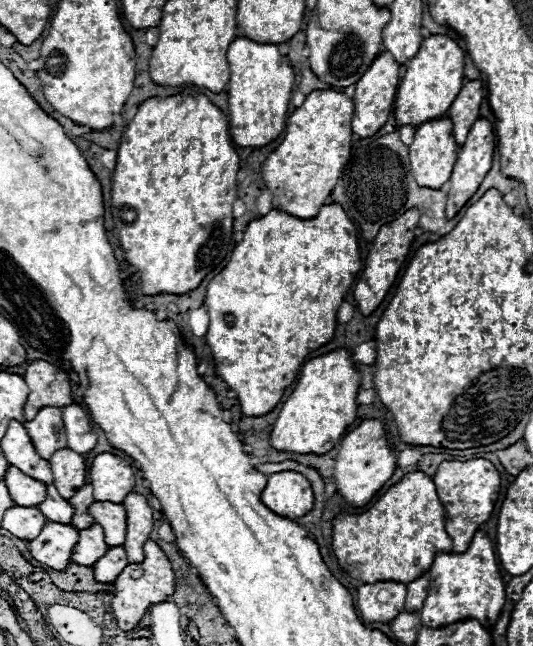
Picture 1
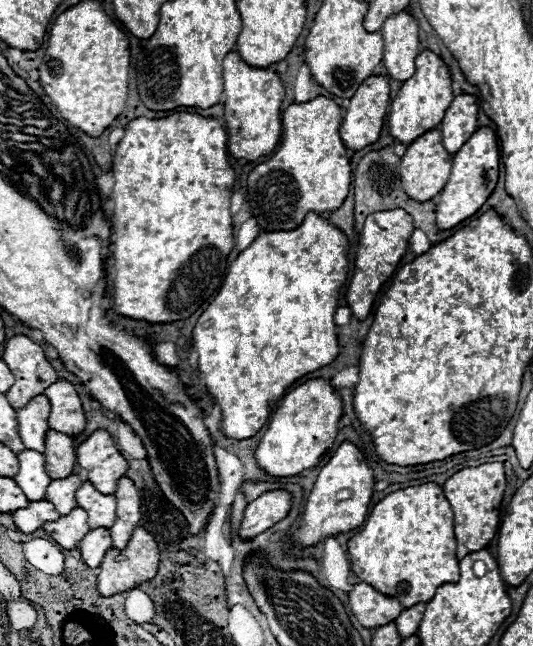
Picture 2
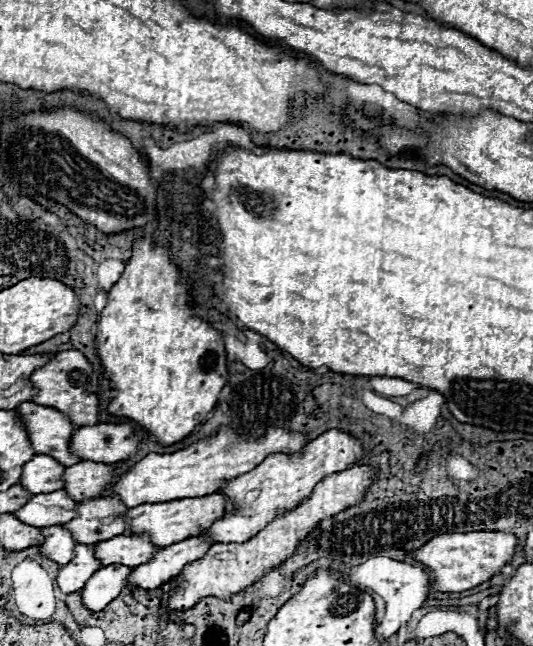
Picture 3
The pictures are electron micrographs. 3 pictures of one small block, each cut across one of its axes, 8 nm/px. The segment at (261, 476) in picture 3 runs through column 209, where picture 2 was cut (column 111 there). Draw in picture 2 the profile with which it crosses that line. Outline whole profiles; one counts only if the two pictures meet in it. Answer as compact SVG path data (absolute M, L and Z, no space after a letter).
M130 478L120 480L114 496L118 506L116 506L116 522L110 528L110 536L114 548L124 550L132 538L132 532L140 522L140 496Z

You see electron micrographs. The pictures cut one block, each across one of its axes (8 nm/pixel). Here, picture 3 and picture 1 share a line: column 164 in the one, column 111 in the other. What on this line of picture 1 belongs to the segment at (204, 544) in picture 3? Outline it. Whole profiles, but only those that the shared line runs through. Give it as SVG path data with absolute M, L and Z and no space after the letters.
M110 546L108 552L92 566L94 570L94 578L98 582L106 582L112 584L116 580L116 576L128 566L126 560L126 552L122 546Z

